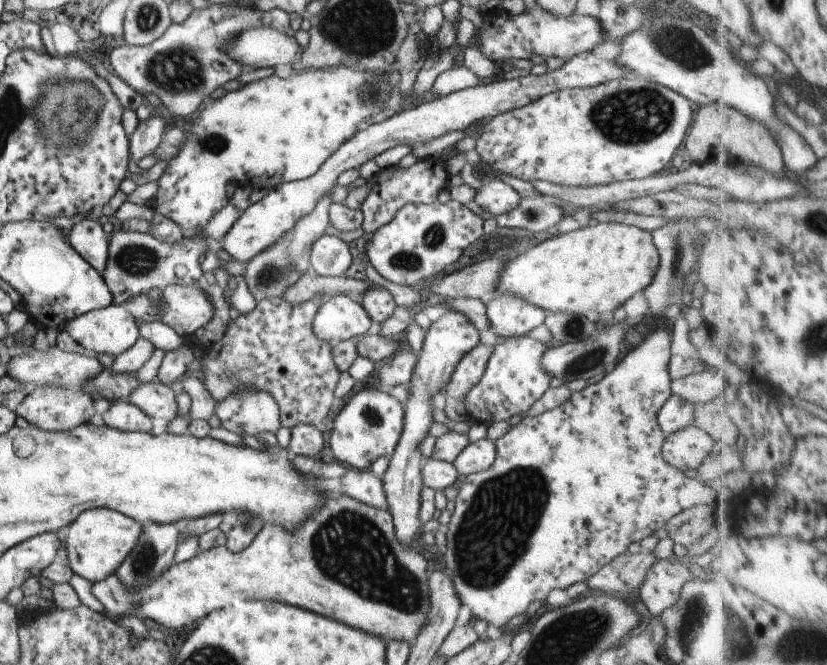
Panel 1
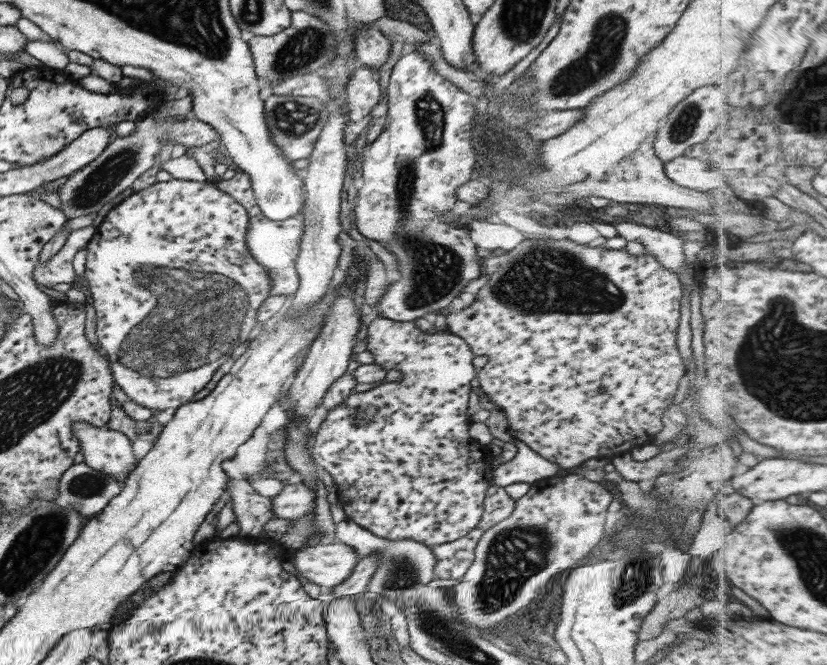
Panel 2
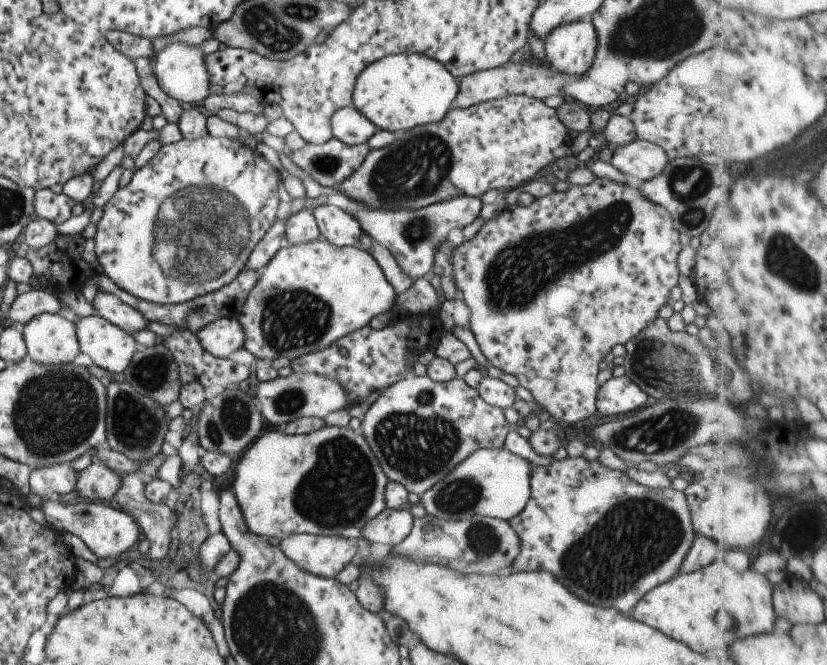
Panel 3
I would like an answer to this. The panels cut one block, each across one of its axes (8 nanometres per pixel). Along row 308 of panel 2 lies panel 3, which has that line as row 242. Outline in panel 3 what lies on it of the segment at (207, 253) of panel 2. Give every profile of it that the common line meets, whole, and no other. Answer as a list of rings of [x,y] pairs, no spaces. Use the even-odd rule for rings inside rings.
[[[208,134],[205,138],[190,141],[182,138],[169,145],[163,145],[147,165],[132,172],[131,180],[123,188],[118,188],[102,207],[103,214],[97,221],[93,238],[97,266],[113,284],[131,296],[165,306],[177,306],[177,304],[215,292],[225,284],[231,283],[231,280],[244,269],[245,262],[255,244],[270,231],[272,224],[277,220],[275,215],[280,202],[277,194],[279,182],[281,180],[277,172],[260,155],[236,139],[212,137]]]

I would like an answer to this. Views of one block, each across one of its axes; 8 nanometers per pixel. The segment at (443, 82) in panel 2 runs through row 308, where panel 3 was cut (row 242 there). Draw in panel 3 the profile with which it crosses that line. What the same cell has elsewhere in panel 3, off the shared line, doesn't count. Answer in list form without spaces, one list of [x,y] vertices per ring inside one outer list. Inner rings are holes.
[[[457,196],[450,200],[434,203],[424,208],[369,208],[357,200],[347,198],[355,206],[355,220],[363,233],[376,244],[385,247],[395,259],[397,266],[411,278],[418,280],[427,277],[434,264],[434,254],[440,244],[447,240],[450,230],[462,230],[479,215],[479,199]]]

